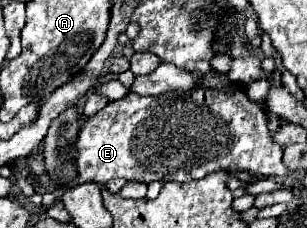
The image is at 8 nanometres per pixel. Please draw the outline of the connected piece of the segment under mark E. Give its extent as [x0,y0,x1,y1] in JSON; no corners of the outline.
[76,85,290,185]

